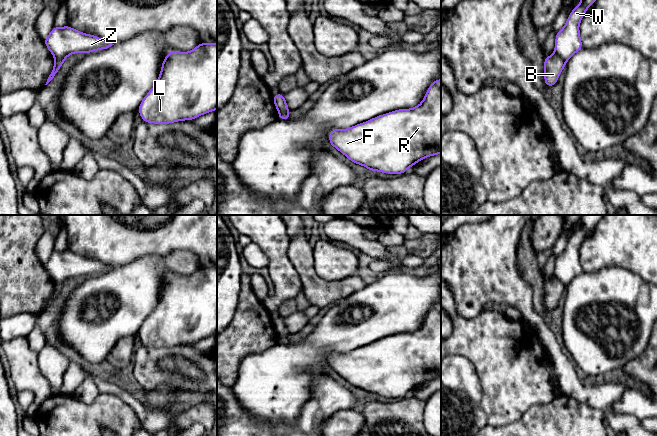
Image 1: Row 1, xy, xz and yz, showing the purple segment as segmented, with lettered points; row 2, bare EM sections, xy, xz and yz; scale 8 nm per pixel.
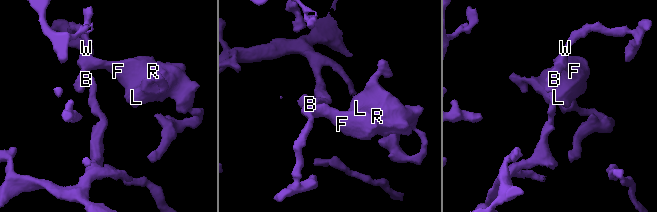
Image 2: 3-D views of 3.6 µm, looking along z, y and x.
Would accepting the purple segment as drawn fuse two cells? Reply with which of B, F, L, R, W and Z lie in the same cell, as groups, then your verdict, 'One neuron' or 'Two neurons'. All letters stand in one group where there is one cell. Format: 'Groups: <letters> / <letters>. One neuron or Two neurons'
Groups: B / F L R W Z. Two neurons

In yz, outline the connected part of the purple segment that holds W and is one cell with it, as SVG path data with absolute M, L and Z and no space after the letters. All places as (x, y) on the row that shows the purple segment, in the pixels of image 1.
M581 0L581 2L570 12L566 24L555 36L554 51L565 62L567 62L576 52L583 49L579 25L587 9L596 0Z

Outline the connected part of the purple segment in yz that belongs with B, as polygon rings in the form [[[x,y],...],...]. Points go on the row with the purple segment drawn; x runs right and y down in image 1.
[[[556,53],[544,57],[544,84],[553,87],[559,79],[562,70],[566,67],[566,62]]]

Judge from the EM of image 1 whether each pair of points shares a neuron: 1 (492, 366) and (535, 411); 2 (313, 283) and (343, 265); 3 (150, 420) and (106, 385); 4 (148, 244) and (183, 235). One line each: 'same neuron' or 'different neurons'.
1: different neurons
2: different neurons
3: same neuron
4: same neuron

